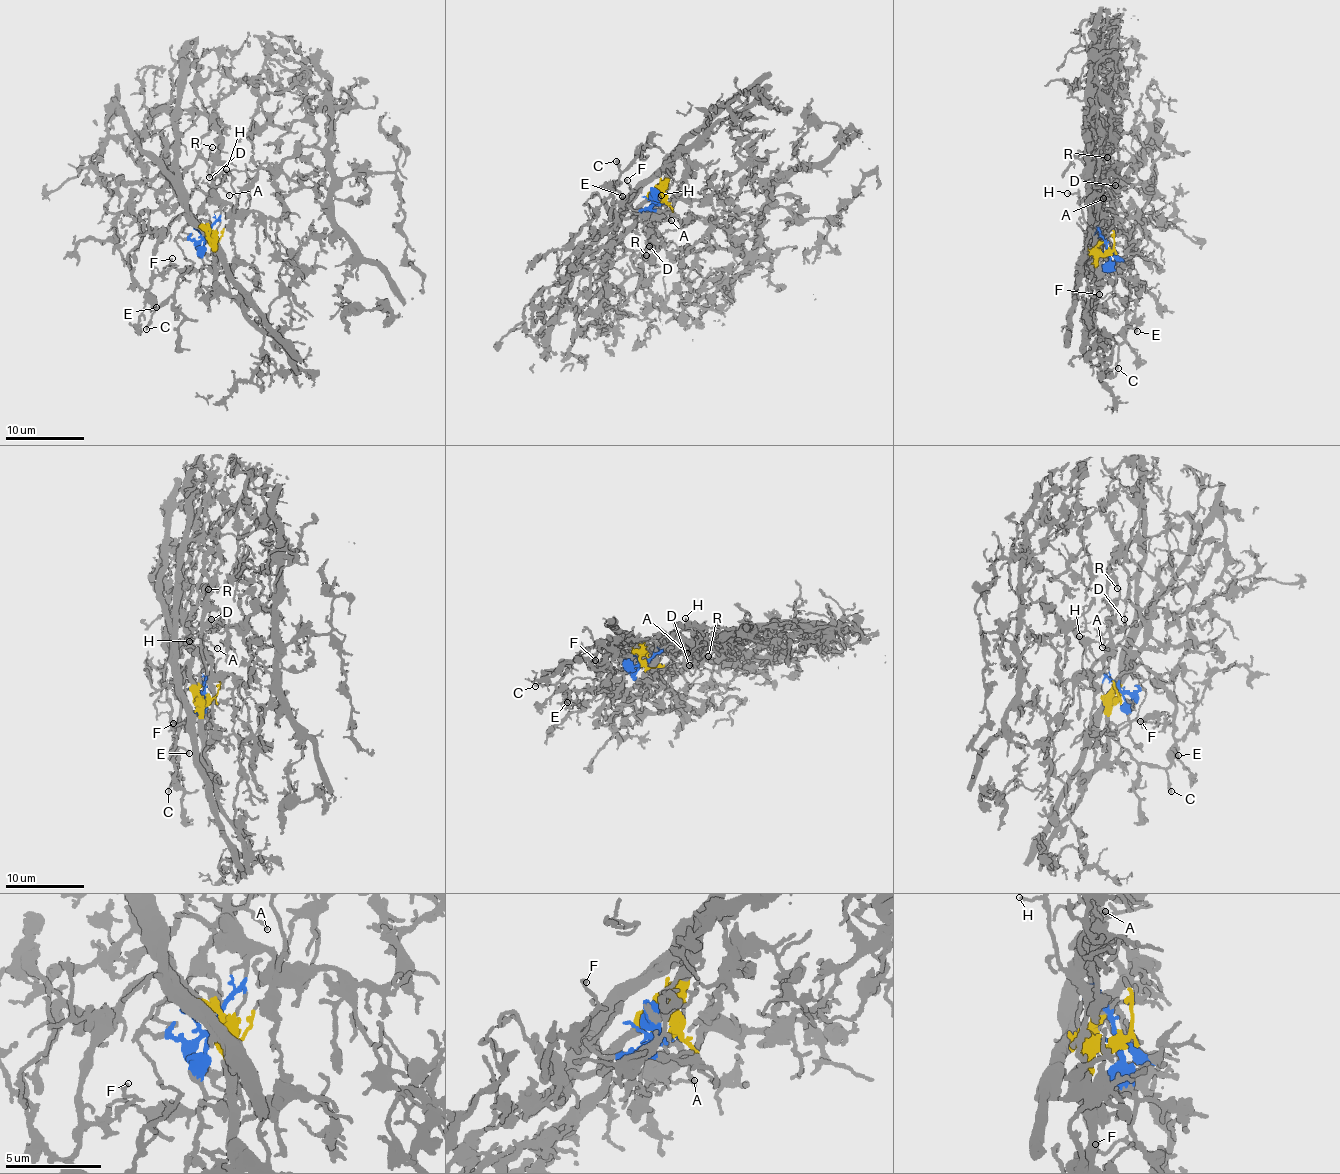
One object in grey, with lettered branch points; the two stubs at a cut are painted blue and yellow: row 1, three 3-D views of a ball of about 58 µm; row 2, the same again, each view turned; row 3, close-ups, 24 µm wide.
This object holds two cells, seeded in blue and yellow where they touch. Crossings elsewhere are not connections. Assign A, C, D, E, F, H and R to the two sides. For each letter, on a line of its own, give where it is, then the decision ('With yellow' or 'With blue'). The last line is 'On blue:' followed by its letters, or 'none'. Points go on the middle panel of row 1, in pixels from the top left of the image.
A: Place: (671, 220). With blue
C: Place: (616, 161). With yellow
D: Place: (649, 246). With blue
E: Place: (622, 196). With yellow
F: Place: (627, 180). With yellow
H: Place: (661, 195). With blue
R: Place: (646, 255). With blue
On blue: A, D, H, R

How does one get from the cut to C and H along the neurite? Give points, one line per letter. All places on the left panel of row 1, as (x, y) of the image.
C: (211, 239), (201, 222), (183, 215), (165, 230), (165, 236), (151, 261), (148, 304), (153, 313), (145, 330)
H: (211, 237), (209, 229), (225, 204), (231, 206), (232, 212), (235, 203), (225, 168)

